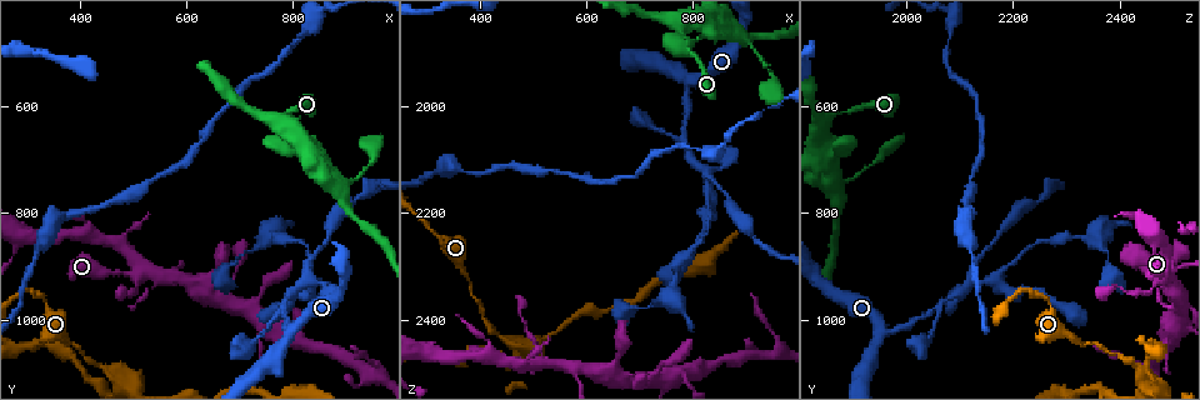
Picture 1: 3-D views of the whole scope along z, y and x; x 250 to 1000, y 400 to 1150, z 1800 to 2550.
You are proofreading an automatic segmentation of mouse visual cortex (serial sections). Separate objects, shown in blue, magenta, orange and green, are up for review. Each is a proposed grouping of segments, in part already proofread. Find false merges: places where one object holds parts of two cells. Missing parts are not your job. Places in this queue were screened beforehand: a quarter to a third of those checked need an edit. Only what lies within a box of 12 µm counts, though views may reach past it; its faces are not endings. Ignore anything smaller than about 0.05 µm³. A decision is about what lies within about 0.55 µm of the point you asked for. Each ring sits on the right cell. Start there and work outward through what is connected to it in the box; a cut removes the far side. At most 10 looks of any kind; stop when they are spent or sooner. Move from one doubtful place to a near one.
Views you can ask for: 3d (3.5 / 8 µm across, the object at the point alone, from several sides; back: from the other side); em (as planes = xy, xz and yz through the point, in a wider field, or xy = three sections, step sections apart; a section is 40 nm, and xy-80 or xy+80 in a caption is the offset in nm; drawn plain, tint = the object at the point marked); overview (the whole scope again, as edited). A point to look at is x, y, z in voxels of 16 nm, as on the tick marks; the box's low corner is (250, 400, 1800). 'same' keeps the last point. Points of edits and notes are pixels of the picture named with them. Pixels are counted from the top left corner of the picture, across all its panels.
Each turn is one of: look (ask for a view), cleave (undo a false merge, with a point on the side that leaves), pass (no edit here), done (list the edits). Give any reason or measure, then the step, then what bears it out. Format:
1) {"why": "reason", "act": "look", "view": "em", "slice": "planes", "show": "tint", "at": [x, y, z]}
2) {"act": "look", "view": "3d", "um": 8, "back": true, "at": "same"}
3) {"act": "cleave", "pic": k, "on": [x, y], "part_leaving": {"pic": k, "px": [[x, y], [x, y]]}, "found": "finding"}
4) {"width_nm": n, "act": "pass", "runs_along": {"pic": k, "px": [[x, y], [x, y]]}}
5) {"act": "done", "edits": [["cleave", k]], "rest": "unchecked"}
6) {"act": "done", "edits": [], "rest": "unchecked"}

{"why": "calibre changes", "act": "look", "view": "3d", "um": 3.5, "at": [375, 1030, 2315]}

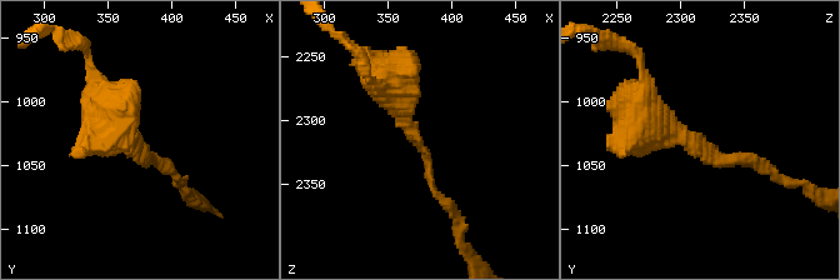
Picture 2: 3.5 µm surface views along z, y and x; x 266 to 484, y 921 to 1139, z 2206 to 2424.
{"arm_widths_nm": [150, 500], "why": "need the tissue", "act": "look", "view": "em", "slice": "xy", "step": 5, "show": "tint", "at": [376, 1034, 2320]}

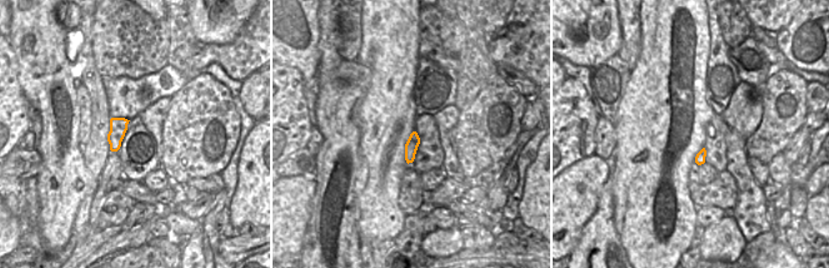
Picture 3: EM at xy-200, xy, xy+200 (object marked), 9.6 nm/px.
{"act": "pass", "runs_along": {"pic": 2, "px": [[640, 115], [771, 173]]}, "found": "continuous, no second cell"}

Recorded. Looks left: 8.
{"why": "calibre changes", "act": "look", "view": "3d", "um": 3.5, "at": [465, 1105, 2445]}

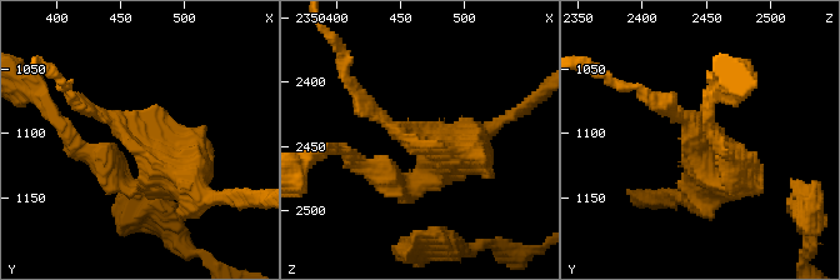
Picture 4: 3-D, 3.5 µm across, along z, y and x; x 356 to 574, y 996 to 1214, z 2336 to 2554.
{"act": "look", "view": "em", "slice": "xy", "step": 5, "show": "tint", "at": [464, 1104, 2448]}

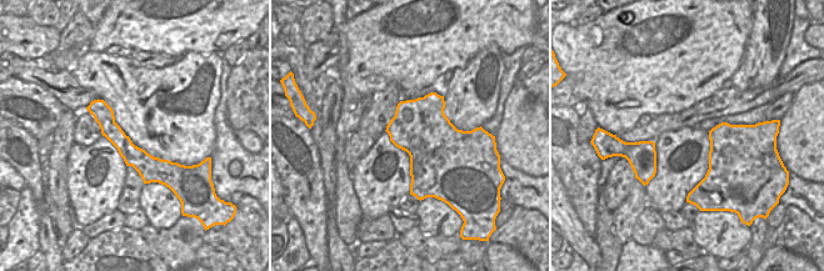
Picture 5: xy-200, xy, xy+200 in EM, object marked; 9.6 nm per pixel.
{"act": "pass", "runs_along": {"pic": 5, "px": [[93, 105], [143, 162], [169, 167]]}, "found": "all the same cell"}

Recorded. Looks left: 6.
{"why": "narrows sharply", "act": "look", "view": "3d", "um": 3.5, "back": true, "at": [505, 910, 2480]}

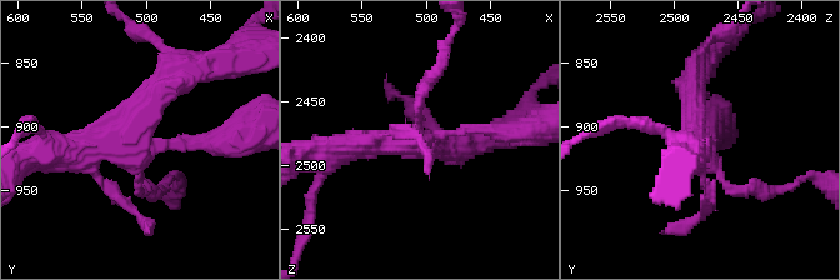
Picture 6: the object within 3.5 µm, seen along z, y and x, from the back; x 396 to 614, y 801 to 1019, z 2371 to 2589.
{"arms": 4, "arm_widths_nm": [150, 150, 350, 350], "act": "look", "view": "em", "slice": "xy", "step": 3, "show": "tint", "at": [504, 912, 2480]}

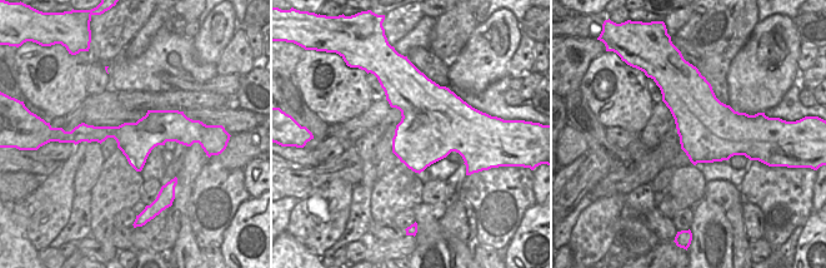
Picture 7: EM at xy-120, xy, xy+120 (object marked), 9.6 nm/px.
{"act": "pass", "runs_along": {"pic": 7, "px": [[184, 124], [79, 138]]}, "found": "one cell here"}

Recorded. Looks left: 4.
{"why": "calibre changes", "act": "look", "view": "3d", "um": 3.5, "at": [790, 1020, 1955]}

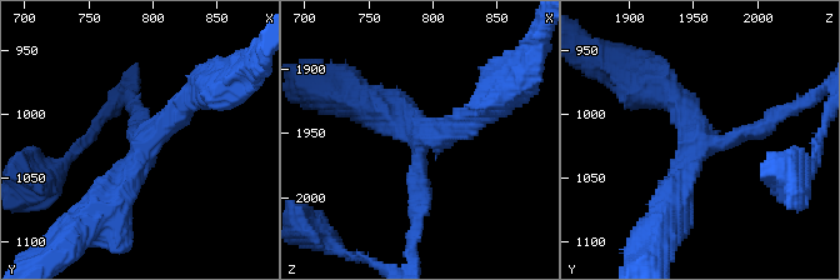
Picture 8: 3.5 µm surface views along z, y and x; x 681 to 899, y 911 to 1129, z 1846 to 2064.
{"arms": 3, "arm_widths_nm": [200, 300, 300], "act": "look", "view": "em", "slice": "xy", "step": 5, "show": "tint", "at": [794, 1022, 1954]}

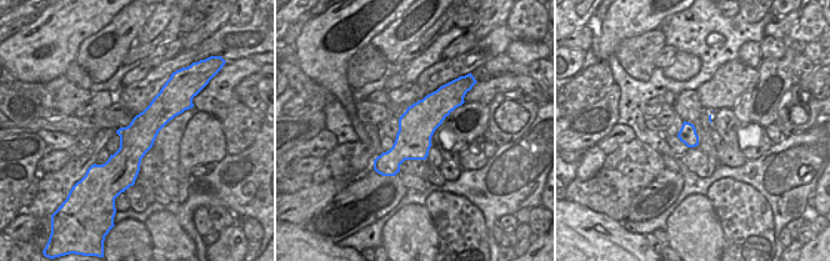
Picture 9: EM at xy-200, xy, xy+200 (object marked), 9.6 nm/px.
{"act": "look", "view": "em", "slice": "xy", "step": 3, "show": "tint", "at": "same"}

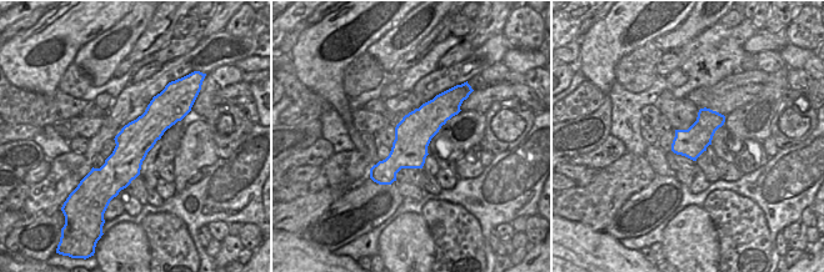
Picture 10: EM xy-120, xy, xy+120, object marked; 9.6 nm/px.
{"act": "pass", "runs_along": {"pic": 8, "px": [[486, 103], [421, 141], [414, 215]]}, "found": "one cell here"}

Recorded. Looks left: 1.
{"act": "done", "edits": [], "rest": "unchecked"}

